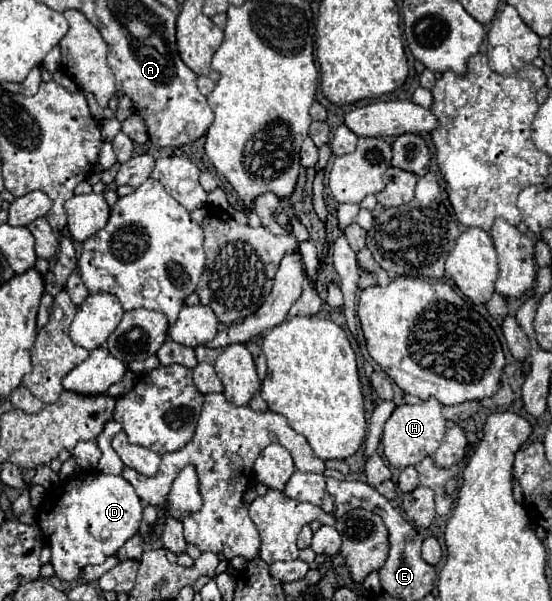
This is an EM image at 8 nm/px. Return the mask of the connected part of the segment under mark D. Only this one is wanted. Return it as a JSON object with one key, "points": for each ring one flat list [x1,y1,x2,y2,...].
{"points":[[98,471,92,473,84,473,78,475,76,479,70,479,70,485,60,485,56,489,52,489,46,495,44,505,38,511,38,527,44,533,50,549,52,549,52,567,54,573,60,581,74,581,78,579,78,575,86,565,96,565,96,563,104,563,106,557,114,555,132,535,138,533,140,523,142,523,142,501,136,495,134,487,120,475,104,475]]}

